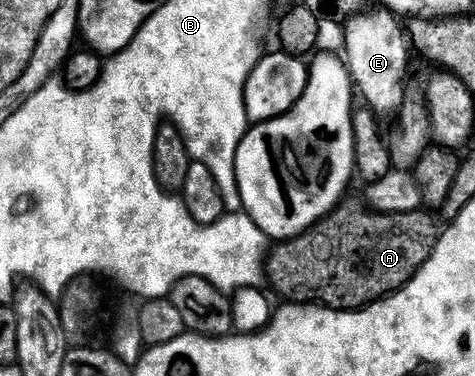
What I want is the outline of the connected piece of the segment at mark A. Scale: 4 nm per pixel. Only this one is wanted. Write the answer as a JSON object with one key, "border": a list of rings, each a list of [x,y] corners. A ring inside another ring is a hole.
{"border":[[[345,200],[338,205],[337,209],[330,214],[326,214],[312,230],[305,231],[304,234],[298,234],[296,238],[281,240],[276,243],[277,246],[268,251],[267,261],[264,263],[263,270],[267,275],[267,282],[273,285],[273,290],[277,294],[282,294],[282,299],[292,300],[297,304],[313,304],[317,303],[328,306],[331,310],[362,310],[363,307],[371,305],[373,302],[379,302],[382,298],[387,298],[391,294],[396,294],[398,290],[404,288],[409,281],[413,279],[419,272],[419,268],[423,268],[423,264],[427,264],[427,260],[431,256],[431,252],[435,248],[439,237],[439,222],[436,217],[433,218],[424,209],[413,210],[410,214],[383,214],[374,212],[372,209],[364,208],[357,202],[349,202]]]}

